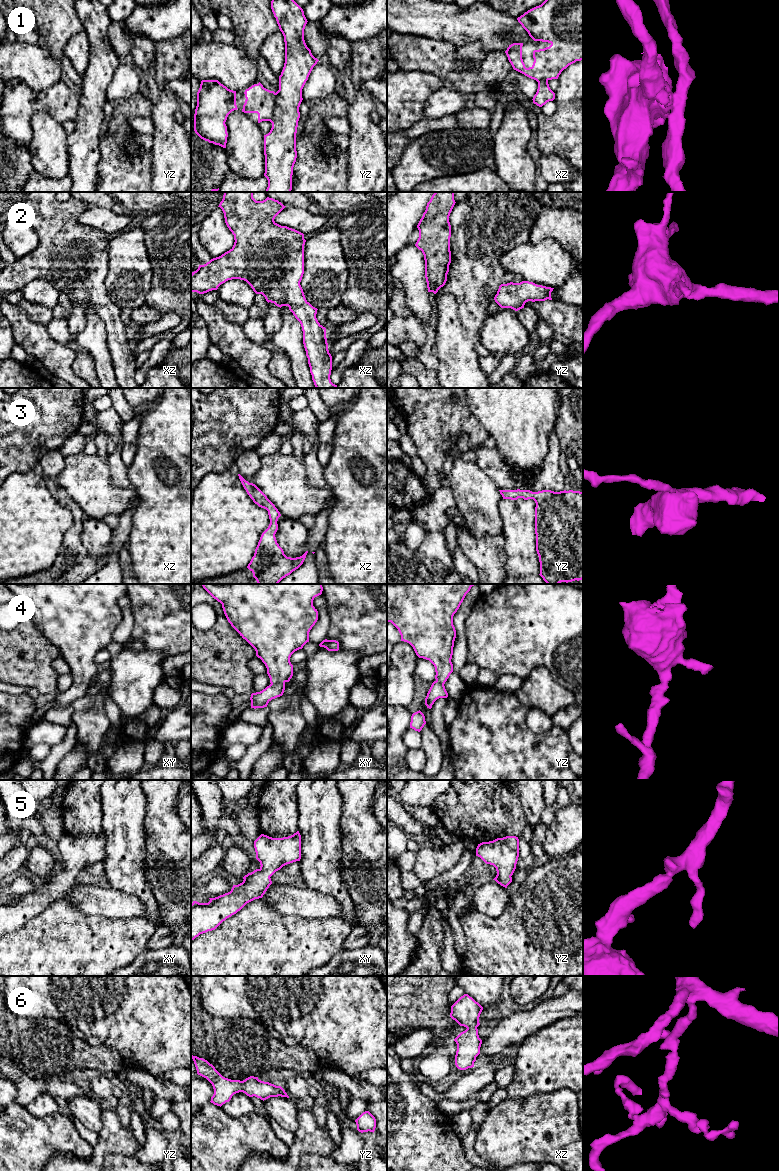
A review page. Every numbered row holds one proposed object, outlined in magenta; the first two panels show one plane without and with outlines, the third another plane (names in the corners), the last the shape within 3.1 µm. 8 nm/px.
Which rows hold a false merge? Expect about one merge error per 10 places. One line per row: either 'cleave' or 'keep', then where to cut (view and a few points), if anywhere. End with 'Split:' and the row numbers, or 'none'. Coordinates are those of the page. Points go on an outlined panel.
1: cleave; cut in yz along (275, 93), (274, 114), (270, 121)
2: keep; no cut
3: keep; no cut
4: keep; no cut
5: keep; no cut
6: keep; no cut
Split: 1

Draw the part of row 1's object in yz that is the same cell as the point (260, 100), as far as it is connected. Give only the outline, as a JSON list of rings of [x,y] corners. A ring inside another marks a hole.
[[[259,82],[246,89],[244,94],[246,100],[242,112],[257,113],[258,123],[262,121],[271,122],[276,102],[275,92],[264,88]]]

